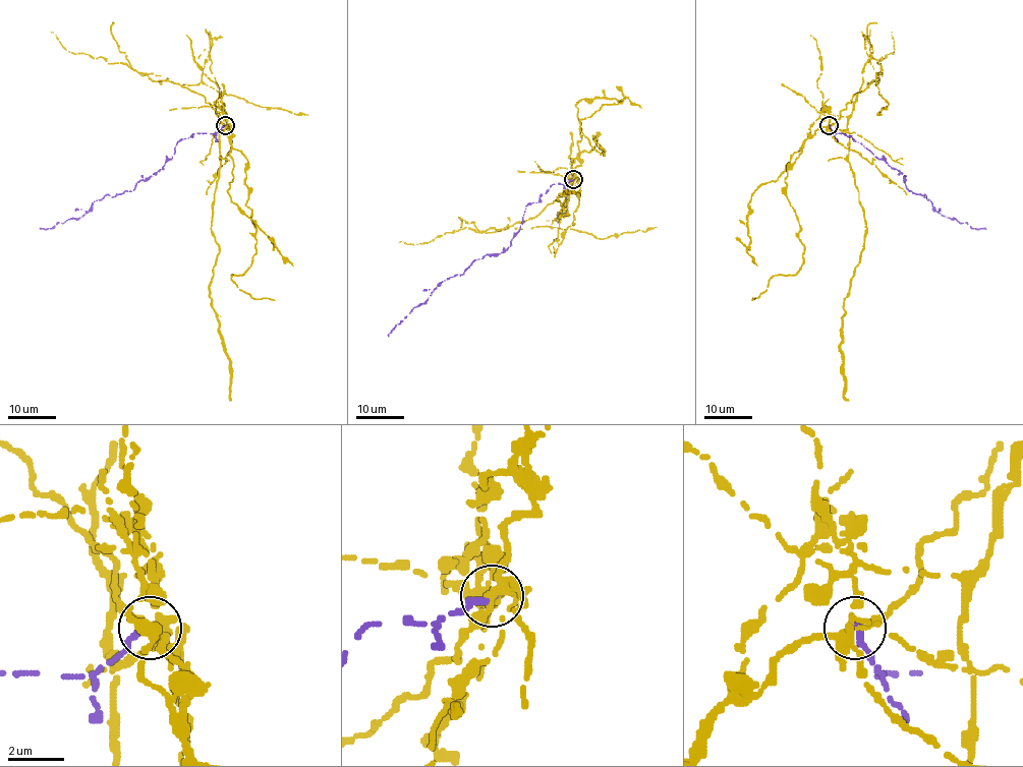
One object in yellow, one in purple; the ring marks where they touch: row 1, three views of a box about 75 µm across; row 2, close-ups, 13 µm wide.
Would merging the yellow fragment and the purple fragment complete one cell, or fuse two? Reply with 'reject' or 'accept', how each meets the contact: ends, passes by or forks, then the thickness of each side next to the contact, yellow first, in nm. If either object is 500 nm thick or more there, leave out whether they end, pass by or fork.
reject | yellow forks | purple ends | 320/280 nm

